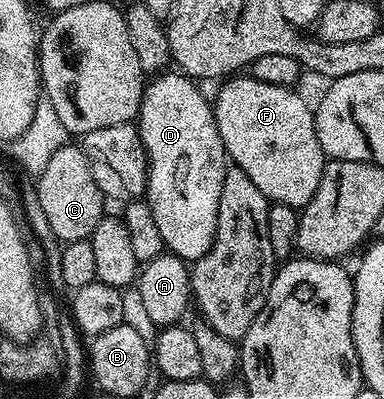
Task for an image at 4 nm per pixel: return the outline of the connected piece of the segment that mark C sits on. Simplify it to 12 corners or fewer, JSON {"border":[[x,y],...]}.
{"border":[[83,147],[54,150],[34,184],[60,242],[89,239],[106,197]]}

